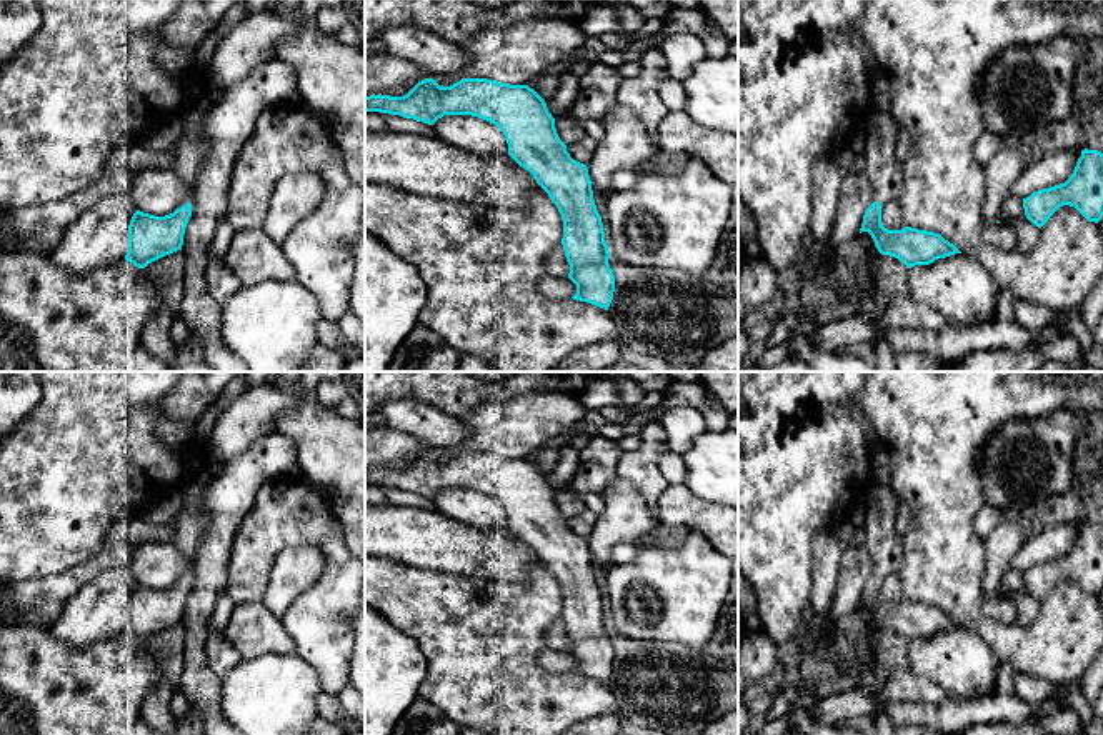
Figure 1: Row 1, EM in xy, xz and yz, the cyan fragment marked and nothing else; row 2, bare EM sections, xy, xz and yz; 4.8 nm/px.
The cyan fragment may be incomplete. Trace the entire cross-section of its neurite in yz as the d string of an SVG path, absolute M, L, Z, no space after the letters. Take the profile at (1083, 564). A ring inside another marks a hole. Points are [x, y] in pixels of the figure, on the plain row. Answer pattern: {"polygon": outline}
{"polygon": "M1081 523L1071 550L1060 558L1033 565L1023 572L1026 592L1041 602L1063 578L1075 580L1088 595L1103 592L1103 527Z"}

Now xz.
{"polygon": "M425 452L403 470L365 470L365 485L428 498L443 488L472 488L497 498L508 517L508 528L533 548L561 588L568 652L576 658L571 672L608 683L615 648L588 542L570 530L555 492L533 462L487 452L462 452L440 460Z"}

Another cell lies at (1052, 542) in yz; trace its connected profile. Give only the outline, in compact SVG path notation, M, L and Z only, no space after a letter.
M1058 523L1041 528L1025 540L1008 568L1016 568L1023 573L1033 565L1065 557L1071 550L1080 530L1081 523Z

